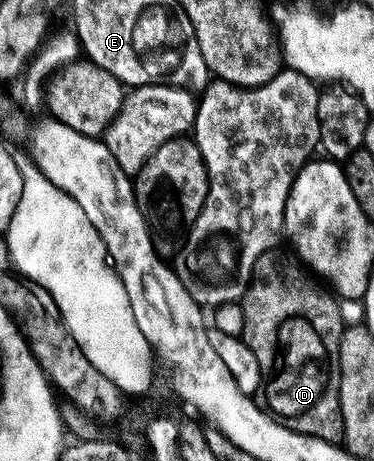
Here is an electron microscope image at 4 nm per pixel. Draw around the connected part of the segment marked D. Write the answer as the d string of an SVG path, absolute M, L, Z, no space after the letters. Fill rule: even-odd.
M268 274L265 278L253 277L244 294L242 338L252 349L262 371L262 395L268 401L267 409L277 419L283 420L300 434L336 442L344 433L340 411L340 380L338 348L340 337L346 329L346 321L340 315L341 303L331 293L323 294L315 281L291 278L288 274Z

